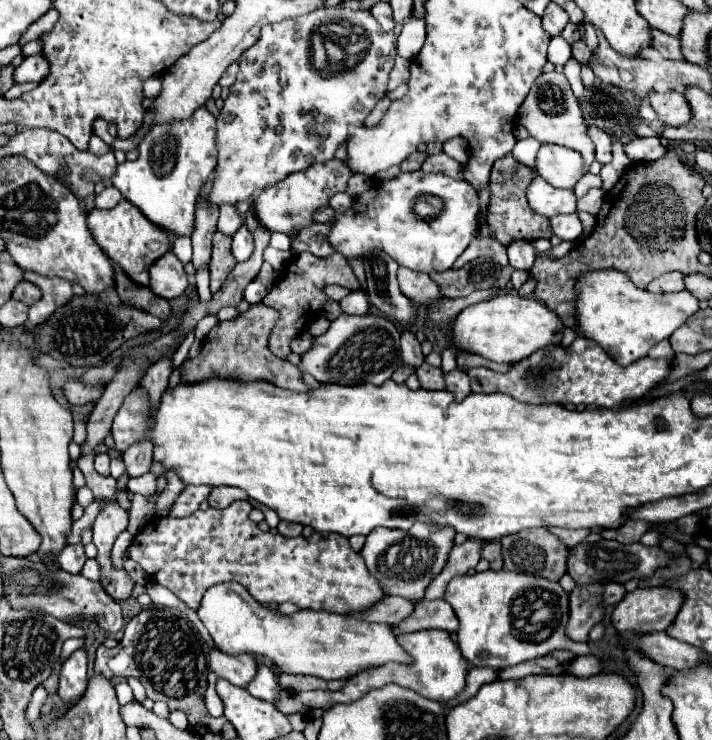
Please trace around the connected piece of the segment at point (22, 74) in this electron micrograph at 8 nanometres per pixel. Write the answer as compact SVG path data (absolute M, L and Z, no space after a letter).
M43 54L27 56L23 62L15 68L13 80L15 82L41 82L49 74L49 62Z

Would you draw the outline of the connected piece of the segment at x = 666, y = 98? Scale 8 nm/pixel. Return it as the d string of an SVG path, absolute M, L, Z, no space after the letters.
M655 92L649 96L649 102L665 126L679 126L679 124L687 124L691 120L689 102L685 100L683 94L677 94L677 92L659 94L659 92Z

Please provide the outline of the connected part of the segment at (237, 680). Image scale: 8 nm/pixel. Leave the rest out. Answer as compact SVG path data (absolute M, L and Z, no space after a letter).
M211 648L207 654L209 668L223 680L245 688L257 672L257 660L255 656L229 656L225 652L217 652L217 648Z

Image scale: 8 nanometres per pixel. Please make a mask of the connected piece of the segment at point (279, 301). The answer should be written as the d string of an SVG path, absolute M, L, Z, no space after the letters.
M301 252L297 258L293 258L291 262L285 264L279 282L263 298L265 306L271 306L279 312L279 320L275 322L275 326L269 334L269 350L275 356L285 358L285 356L291 354L291 350L289 350L291 338L295 338L303 330L303 326L309 320L313 320L319 314L319 310L323 308L323 304L327 300L327 296L323 292L323 286L327 286L327 284L337 284L347 288L347 290L357 290L359 288L359 282L355 278L351 266L347 264L347 260L341 254L331 254L327 258L317 258L309 252Z

